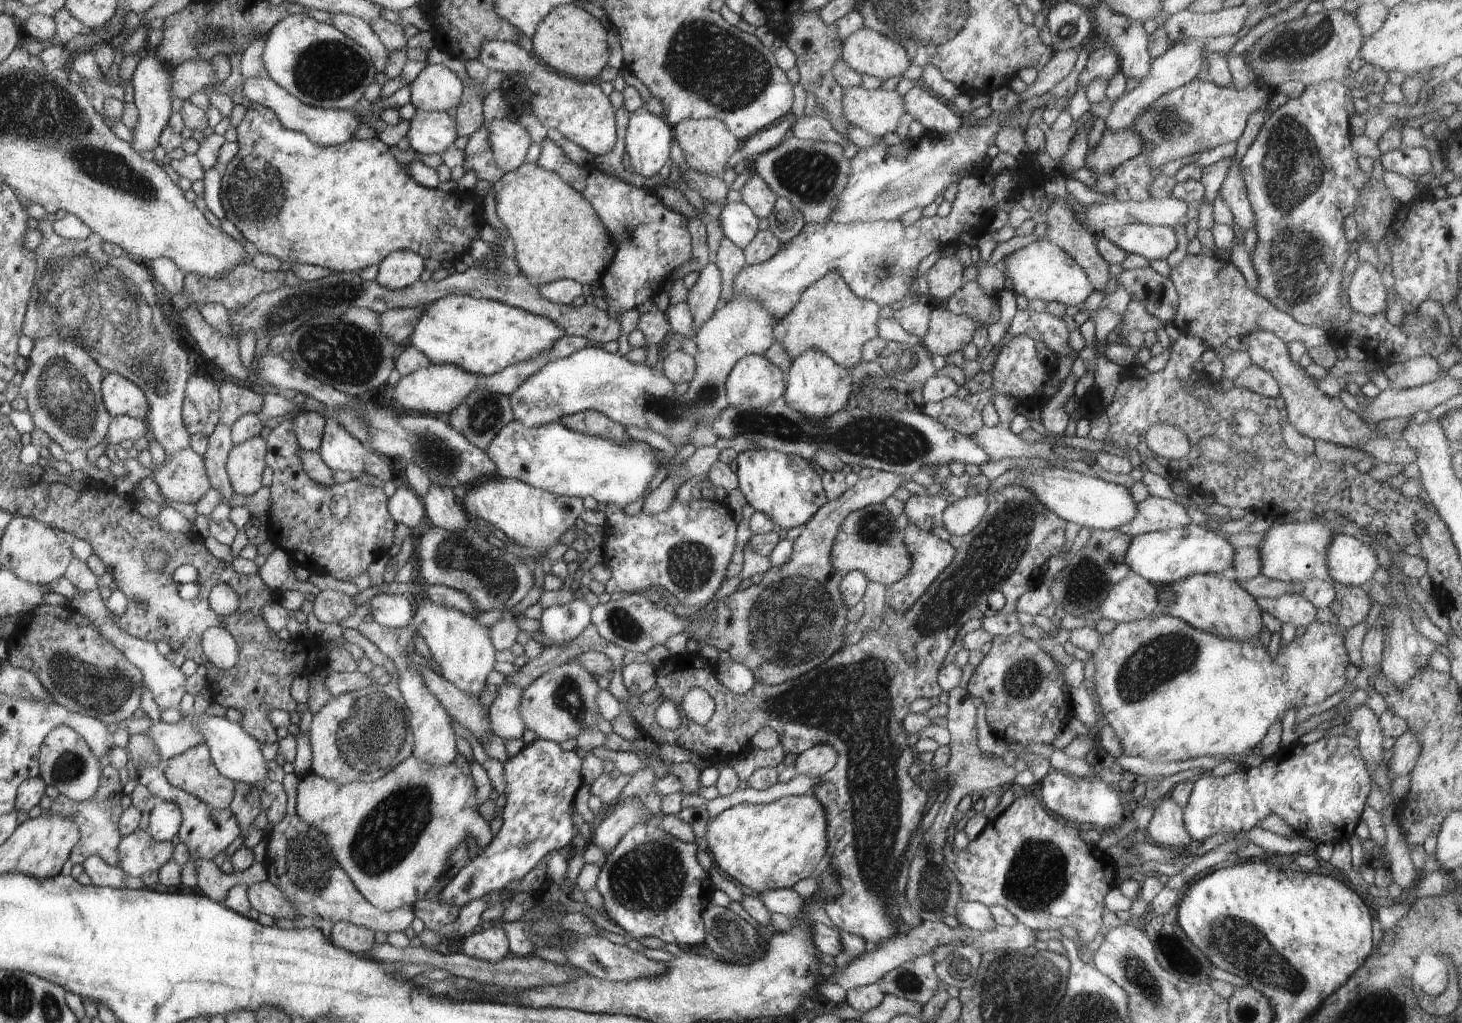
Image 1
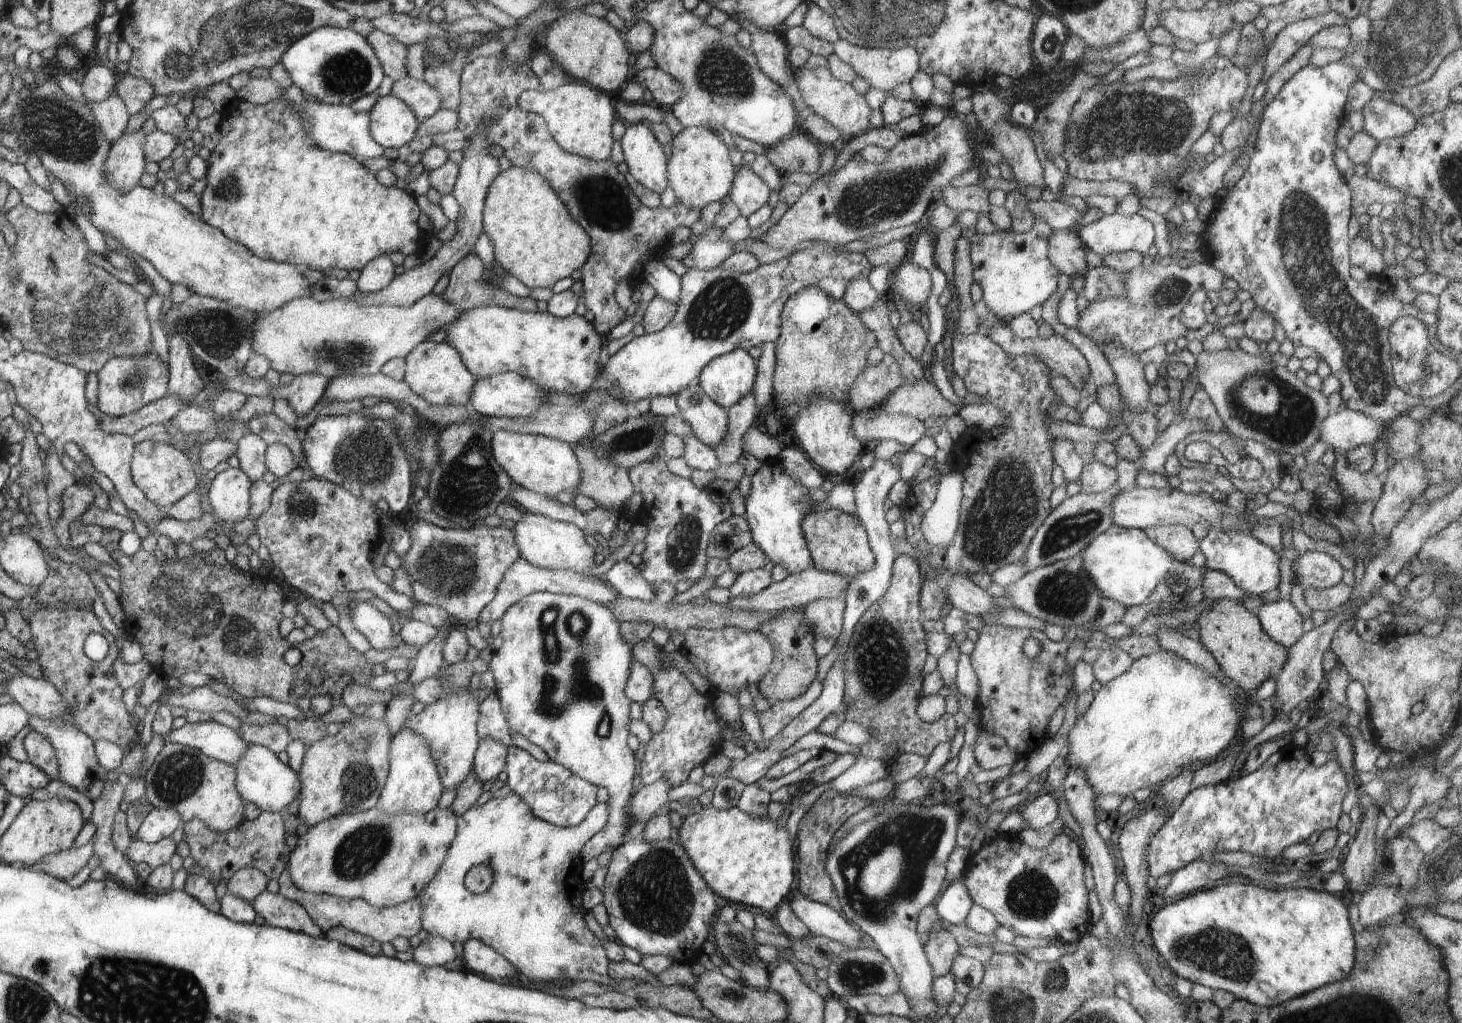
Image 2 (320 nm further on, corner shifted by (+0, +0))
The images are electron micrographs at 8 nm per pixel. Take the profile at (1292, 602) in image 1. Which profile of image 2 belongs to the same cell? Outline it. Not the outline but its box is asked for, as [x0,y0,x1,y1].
[1256,600,1303,649]

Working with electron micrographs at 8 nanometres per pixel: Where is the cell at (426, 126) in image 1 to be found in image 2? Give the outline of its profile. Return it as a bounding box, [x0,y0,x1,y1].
[369,95,421,149]

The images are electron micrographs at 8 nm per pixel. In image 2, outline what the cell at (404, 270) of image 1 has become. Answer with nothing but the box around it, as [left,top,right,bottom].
[357,255,396,292]

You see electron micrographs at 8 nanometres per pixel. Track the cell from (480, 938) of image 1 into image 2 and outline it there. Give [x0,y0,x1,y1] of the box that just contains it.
[464,938,516,980]

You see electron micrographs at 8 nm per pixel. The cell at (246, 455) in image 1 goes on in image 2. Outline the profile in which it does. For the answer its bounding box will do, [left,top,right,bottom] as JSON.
[208,466,252,524]

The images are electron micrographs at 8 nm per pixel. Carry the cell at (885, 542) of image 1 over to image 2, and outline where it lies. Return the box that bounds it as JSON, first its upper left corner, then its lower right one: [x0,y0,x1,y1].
[802,508,876,579]

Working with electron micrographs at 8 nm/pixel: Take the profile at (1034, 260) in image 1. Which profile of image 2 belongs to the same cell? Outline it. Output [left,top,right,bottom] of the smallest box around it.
[970,218,1061,319]

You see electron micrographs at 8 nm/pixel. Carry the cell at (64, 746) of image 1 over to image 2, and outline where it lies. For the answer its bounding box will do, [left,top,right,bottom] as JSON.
[24,731,61,780]

